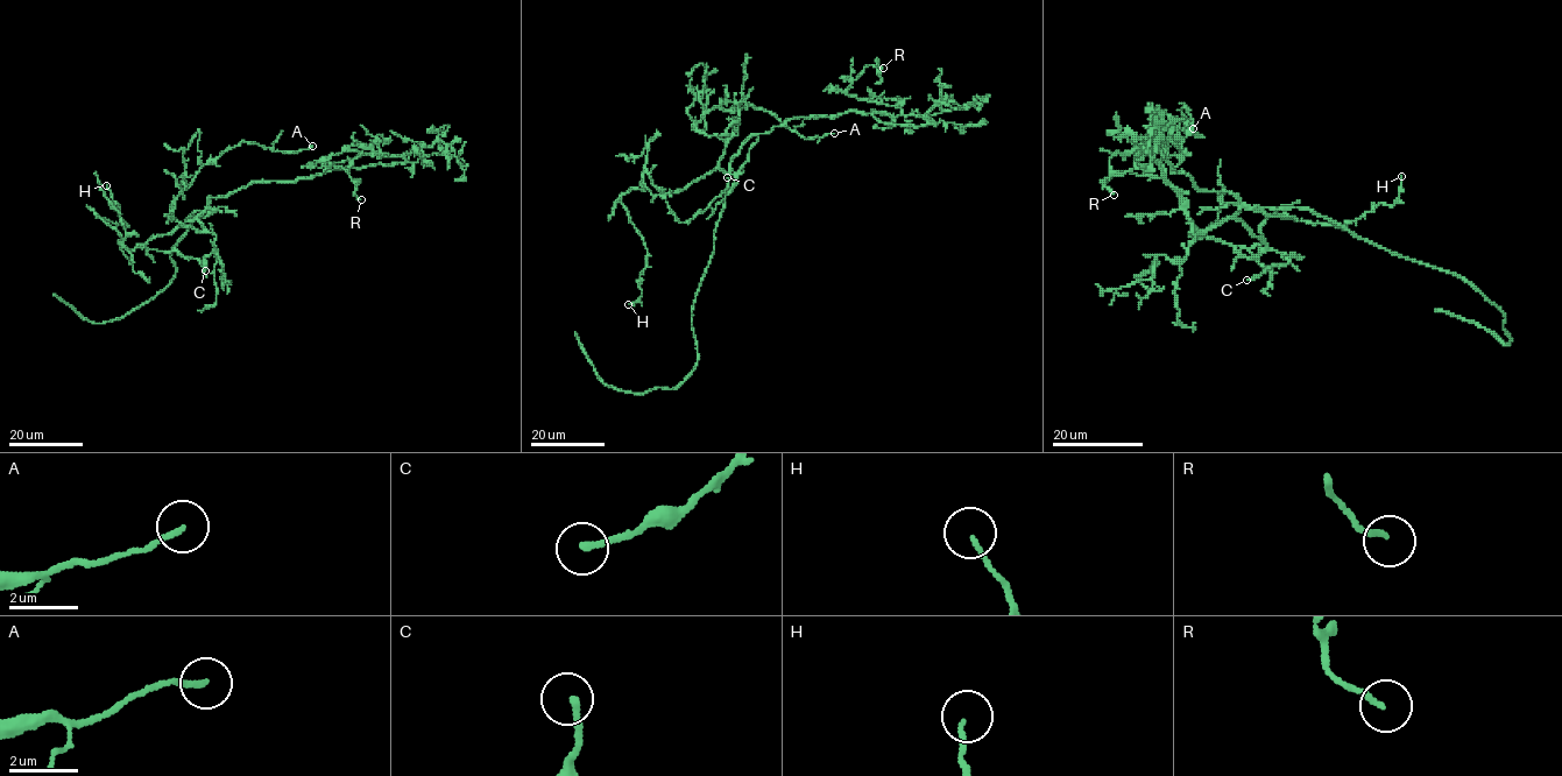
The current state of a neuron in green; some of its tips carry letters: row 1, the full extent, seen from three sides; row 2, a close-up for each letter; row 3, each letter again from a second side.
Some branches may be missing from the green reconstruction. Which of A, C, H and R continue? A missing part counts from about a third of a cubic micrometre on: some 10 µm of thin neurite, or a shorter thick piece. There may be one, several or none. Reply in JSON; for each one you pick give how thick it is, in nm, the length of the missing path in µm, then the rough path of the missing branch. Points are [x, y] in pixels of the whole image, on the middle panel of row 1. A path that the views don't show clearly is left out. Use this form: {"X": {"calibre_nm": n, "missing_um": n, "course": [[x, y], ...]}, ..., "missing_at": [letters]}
{"missing_at": []}

